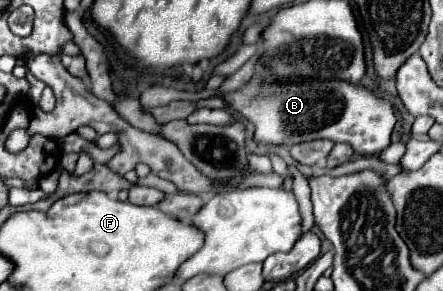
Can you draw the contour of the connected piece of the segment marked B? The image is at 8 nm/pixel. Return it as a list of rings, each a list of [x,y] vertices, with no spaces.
[[[255,75],[243,89],[227,93],[223,99],[255,125],[255,139],[267,145],[293,145],[311,139],[331,139],[333,143],[349,143],[363,157],[379,155],[391,145],[391,131],[397,115],[389,101],[375,97],[369,89],[341,81],[307,81],[297,85],[261,83]]]

